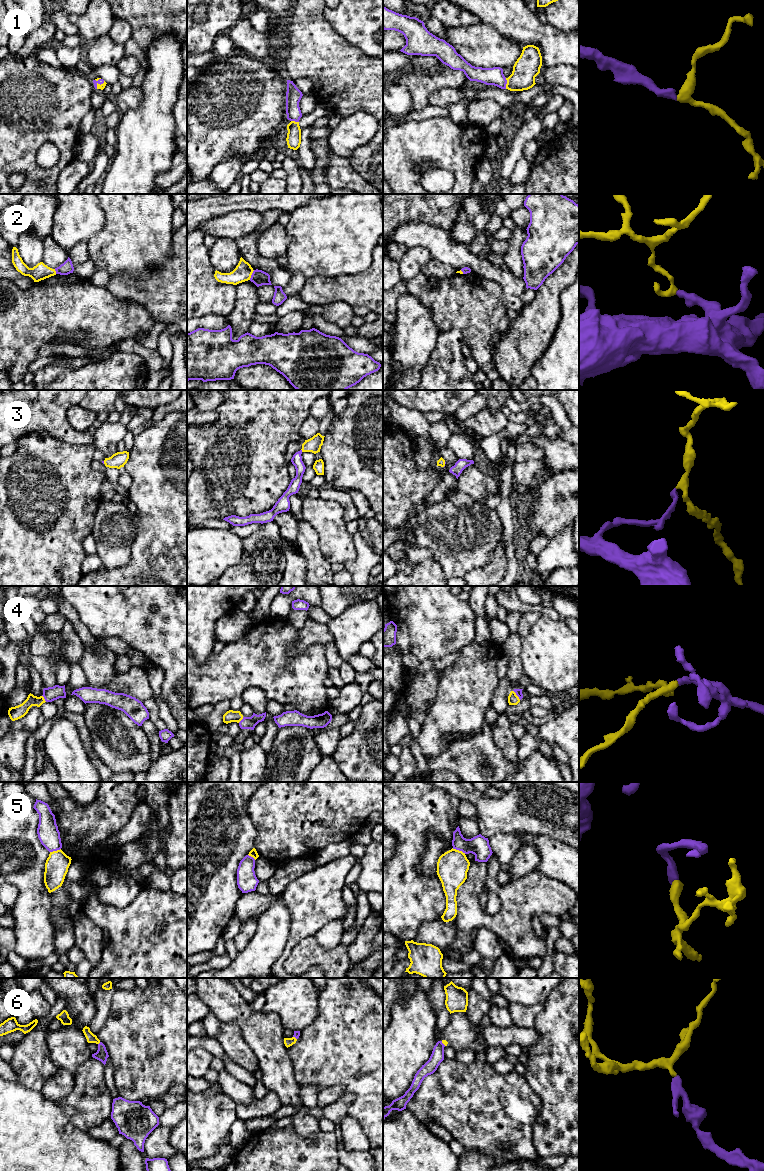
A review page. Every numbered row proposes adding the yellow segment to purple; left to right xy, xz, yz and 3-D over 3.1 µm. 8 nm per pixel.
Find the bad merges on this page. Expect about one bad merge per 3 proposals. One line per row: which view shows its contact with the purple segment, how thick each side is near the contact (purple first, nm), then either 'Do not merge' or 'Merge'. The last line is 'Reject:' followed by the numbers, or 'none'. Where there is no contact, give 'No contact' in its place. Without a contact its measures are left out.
1: Touches purple in yz. Thickness 140 nm (purple) against 200 nm. Merge
2: Touches purple in xz. Thickness 120 nm (purple) against 140 nm. Do not merge
3: Touches purple in xy. Thickness 20 nm (purple) against 120 nm. Merge
4: Touches purple in yz. Thickness 50 nm (purple) against 90 nm. Merge
5: Touches purple in yz. Thickness 160 nm (purple) against 260 nm. Do not merge
6: Touches purple in xy. Thickness 90 nm (purple) against 80 nm. Merge
Reject: 2, 5

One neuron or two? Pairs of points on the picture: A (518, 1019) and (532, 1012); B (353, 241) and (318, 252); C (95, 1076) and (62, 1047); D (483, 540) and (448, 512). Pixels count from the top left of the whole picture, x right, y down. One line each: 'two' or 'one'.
A: one
B: one
C: two
D: one

